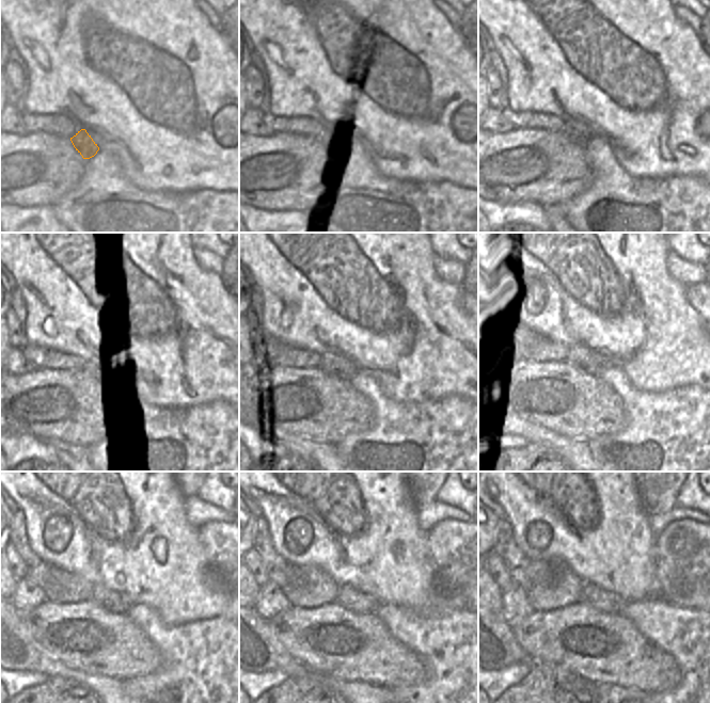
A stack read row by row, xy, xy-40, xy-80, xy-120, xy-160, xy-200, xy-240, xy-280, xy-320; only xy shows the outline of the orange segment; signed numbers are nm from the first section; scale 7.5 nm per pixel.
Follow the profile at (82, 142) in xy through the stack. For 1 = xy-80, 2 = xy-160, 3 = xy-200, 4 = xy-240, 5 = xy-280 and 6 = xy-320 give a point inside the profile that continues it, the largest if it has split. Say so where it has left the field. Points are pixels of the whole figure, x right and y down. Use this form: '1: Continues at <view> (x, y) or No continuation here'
1: Continues at xy-80 (577, 130)
2: Continues at xy-160 (338, 365)
3: Continues at xy-200 (582, 358)
4: Continues at xy-240 (111, 601)
5: Continues at xy-280 (347, 596)
6: Continues at xy-320 (592, 595)

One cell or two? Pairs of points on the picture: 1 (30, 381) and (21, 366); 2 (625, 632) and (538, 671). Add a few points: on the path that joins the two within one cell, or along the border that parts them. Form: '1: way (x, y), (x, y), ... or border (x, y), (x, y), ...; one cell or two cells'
1: border (37, 368), (25, 373), (11, 374); two cells
2: border (533, 661), (558, 664), (577, 674); two cells

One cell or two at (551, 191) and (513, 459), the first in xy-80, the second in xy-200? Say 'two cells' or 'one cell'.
two cells

